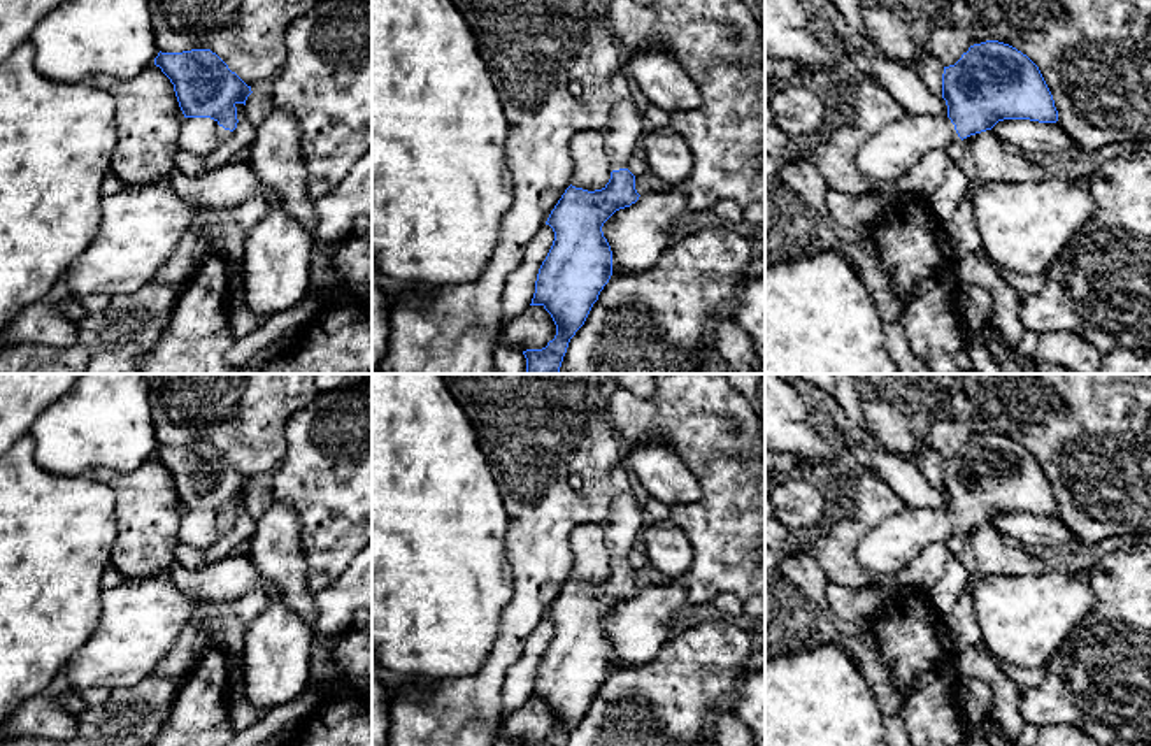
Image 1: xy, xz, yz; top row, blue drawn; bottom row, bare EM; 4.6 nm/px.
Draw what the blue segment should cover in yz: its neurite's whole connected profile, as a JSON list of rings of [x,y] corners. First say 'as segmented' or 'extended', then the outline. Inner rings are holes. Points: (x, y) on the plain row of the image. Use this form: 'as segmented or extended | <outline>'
extended | [[[986,434],[969,441],[942,467],[946,511],[905,507],[874,527],[856,560],[872,574],[895,574],[930,544],[991,523],[1004,513],[1056,516],[1058,504],[1039,460],[1016,441]]]

